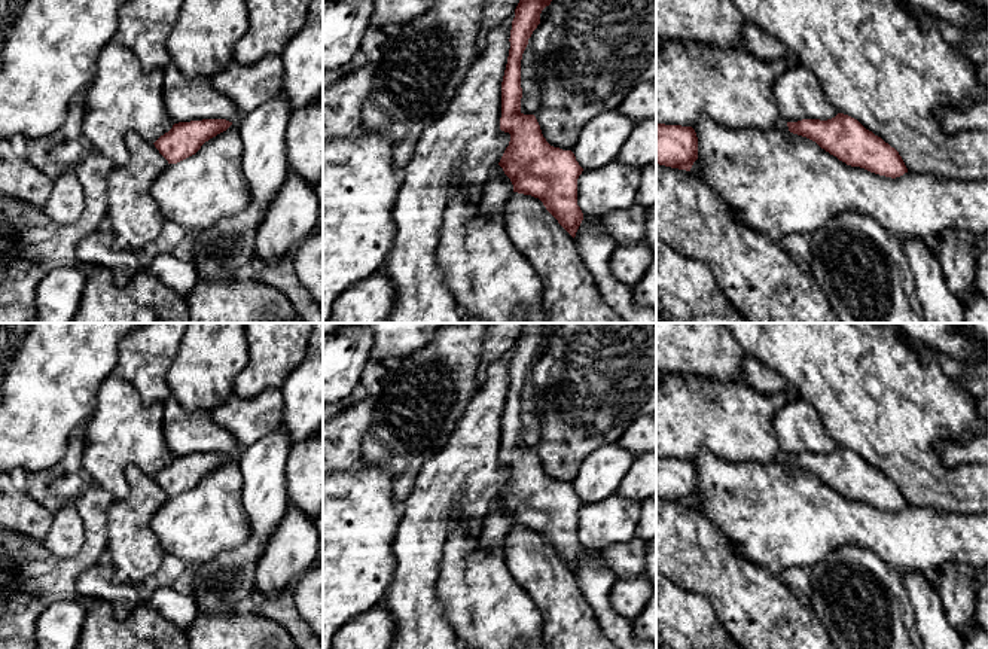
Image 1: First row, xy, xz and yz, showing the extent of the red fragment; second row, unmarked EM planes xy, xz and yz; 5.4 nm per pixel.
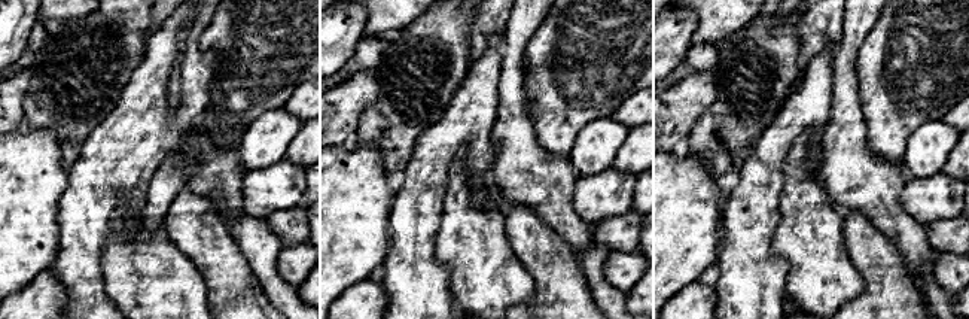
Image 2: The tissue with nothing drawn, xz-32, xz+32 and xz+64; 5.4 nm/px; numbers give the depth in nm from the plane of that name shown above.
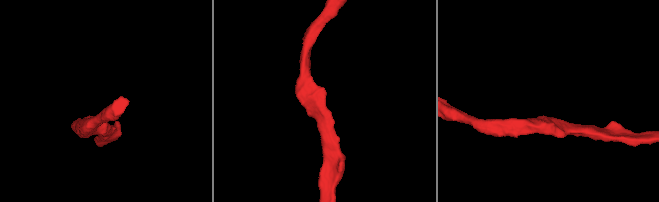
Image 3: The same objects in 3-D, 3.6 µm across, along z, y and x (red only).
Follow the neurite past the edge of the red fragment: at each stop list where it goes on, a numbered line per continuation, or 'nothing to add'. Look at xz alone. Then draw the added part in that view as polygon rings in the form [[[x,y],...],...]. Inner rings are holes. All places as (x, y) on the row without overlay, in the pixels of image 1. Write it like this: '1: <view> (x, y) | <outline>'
1: xz (597, 378) | [[[559,323],[549,338],[548,348],[531,368],[531,383],[543,393],[540,405],[540,436],[534,447],[546,475],[562,484],[571,484],[582,460],[604,444],[619,442],[625,430],[641,415],[656,412],[656,323]]]

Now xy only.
1: xy (197, 526) | [[[232,457],[195,488],[170,497],[150,521],[165,554],[201,566],[244,543],[250,522],[241,503],[243,485],[238,457]]]

